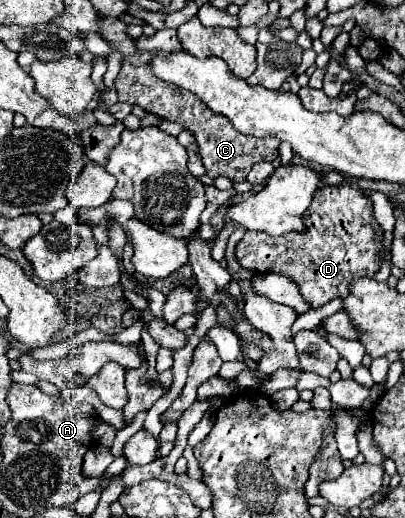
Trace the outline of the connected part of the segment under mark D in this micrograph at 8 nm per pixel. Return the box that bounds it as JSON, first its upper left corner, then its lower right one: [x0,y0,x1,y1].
[236,185,384,307]

